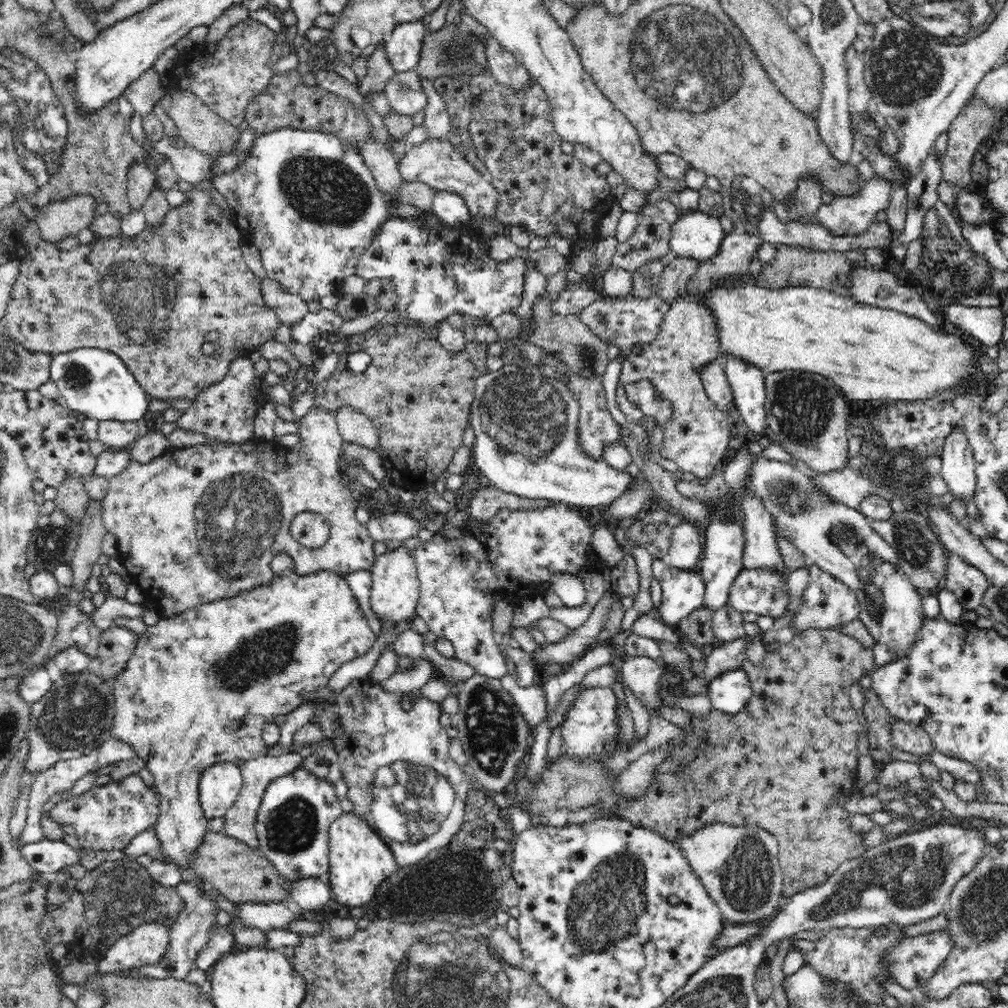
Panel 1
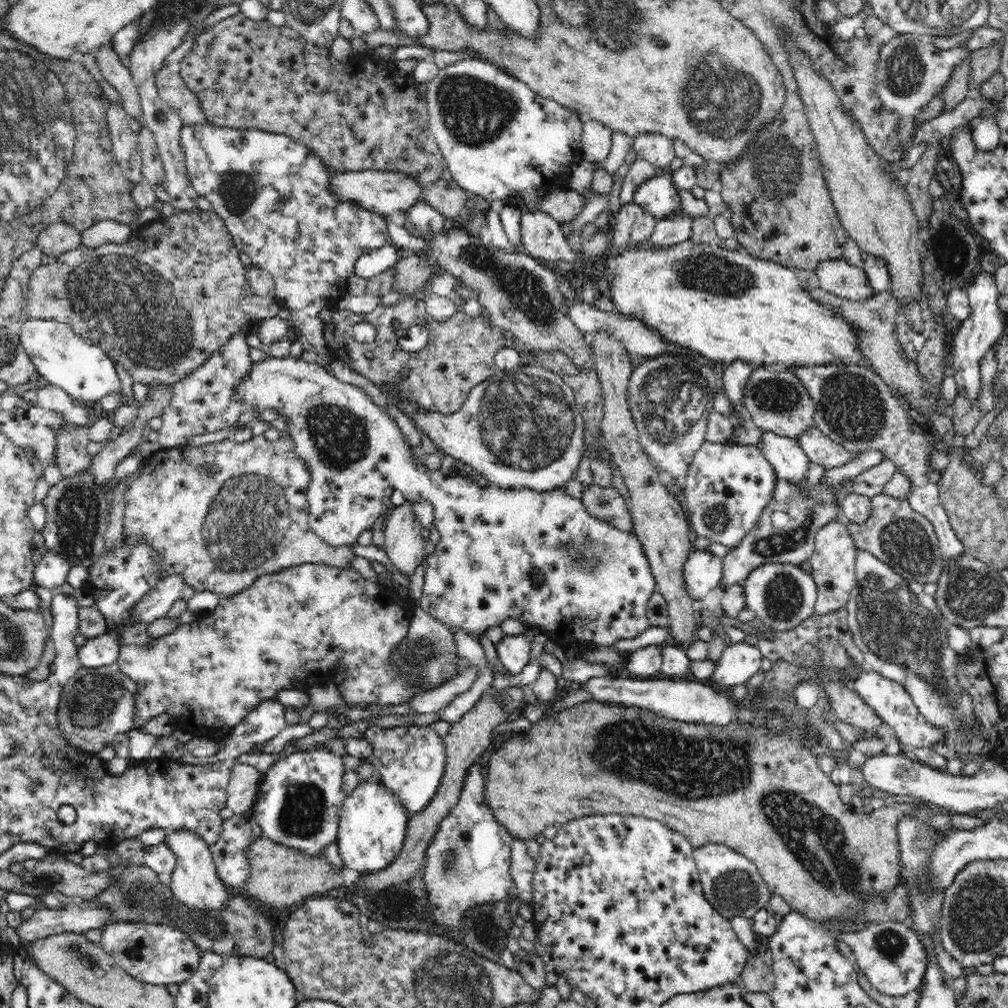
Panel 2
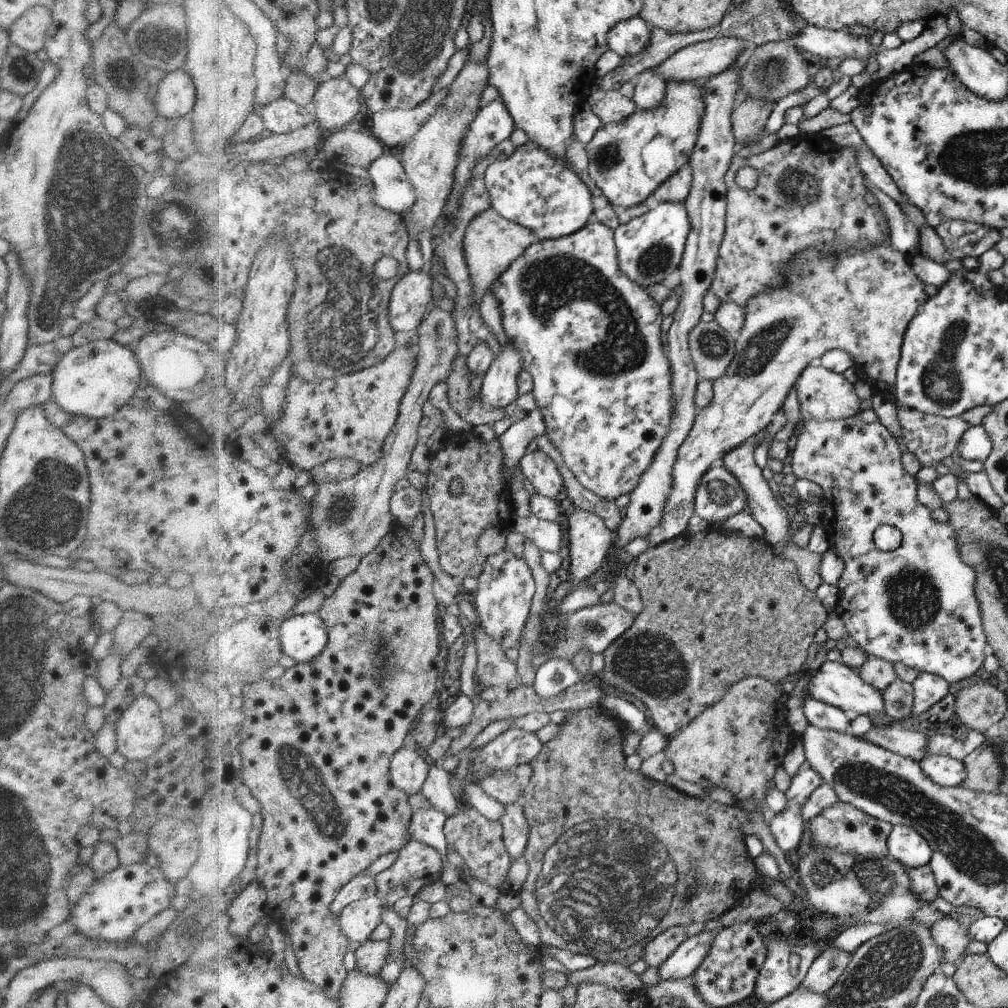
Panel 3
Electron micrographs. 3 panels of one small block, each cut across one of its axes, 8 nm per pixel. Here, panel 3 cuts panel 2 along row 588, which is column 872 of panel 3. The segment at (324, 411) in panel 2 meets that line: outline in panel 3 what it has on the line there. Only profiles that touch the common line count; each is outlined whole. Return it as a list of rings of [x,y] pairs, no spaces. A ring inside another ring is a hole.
[[[858,414],[845,420],[819,421],[810,419],[802,424],[801,433],[796,440],[796,447],[792,452],[793,473],[798,479],[808,479],[814,481],[823,490],[823,500],[821,502],[824,510],[821,516],[821,526],[826,530],[830,540],[830,545],[834,548],[834,553],[844,561],[844,570],[837,587],[839,588],[839,599],[835,607],[835,612],[840,614],[844,621],[848,636],[867,655],[872,655],[893,664],[903,662],[907,667],[915,668],[920,672],[934,673],[945,678],[949,684],[972,676],[978,668],[986,666],[986,656],[990,652],[990,643],[986,634],[985,622],[982,618],[981,602],[978,602],[976,594],[977,573],[973,567],[967,564],[960,555],[960,546],[956,531],[949,522],[938,523],[938,518],[934,518],[934,510],[918,503],[916,500],[916,479],[909,475],[902,468],[900,461],[901,452],[898,449],[898,441],[889,433],[889,430],[878,421],[873,423],[863,423]],[[882,525],[892,525],[902,533],[901,543],[893,551],[880,550],[874,542],[874,531]]]

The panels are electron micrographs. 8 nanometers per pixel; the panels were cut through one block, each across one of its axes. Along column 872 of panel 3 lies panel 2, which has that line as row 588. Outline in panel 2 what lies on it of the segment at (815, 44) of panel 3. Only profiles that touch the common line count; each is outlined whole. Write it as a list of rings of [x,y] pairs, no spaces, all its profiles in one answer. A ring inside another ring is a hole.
[[[47,551],[43,558],[35,564],[33,584],[49,590],[62,586],[66,582],[70,569],[68,560],[54,554],[54,551]]]

